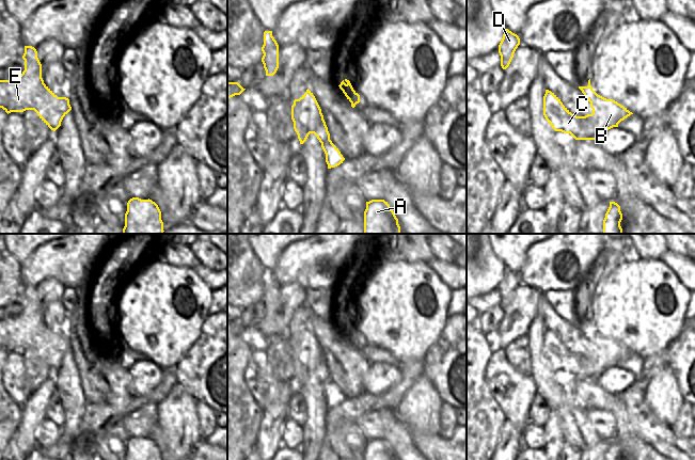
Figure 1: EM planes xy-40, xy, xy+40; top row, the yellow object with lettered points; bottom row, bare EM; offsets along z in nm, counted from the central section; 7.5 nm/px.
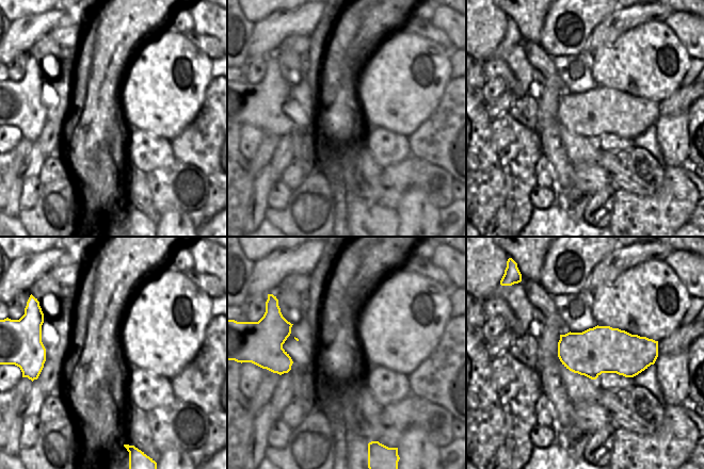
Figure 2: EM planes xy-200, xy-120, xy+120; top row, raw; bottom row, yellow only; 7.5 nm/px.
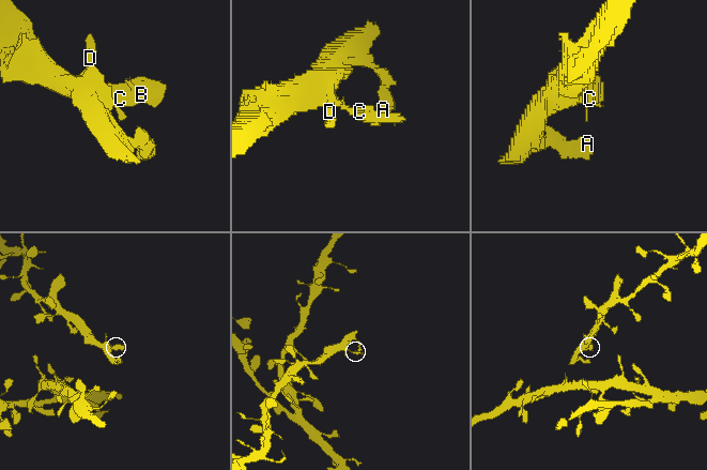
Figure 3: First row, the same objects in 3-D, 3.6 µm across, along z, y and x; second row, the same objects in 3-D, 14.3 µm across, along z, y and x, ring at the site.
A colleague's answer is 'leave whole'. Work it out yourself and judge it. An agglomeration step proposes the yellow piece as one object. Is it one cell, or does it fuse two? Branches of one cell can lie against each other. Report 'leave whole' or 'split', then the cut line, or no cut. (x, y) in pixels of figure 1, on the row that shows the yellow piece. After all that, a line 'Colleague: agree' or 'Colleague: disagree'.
leave whole; cut none
Colleague: agree

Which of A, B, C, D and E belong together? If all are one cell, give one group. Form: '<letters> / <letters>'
A B C D E

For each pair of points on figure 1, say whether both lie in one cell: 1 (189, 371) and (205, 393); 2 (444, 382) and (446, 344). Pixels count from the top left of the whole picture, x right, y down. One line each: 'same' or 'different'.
1: same
2: same

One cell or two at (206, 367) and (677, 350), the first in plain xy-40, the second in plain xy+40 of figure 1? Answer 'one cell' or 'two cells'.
one cell

